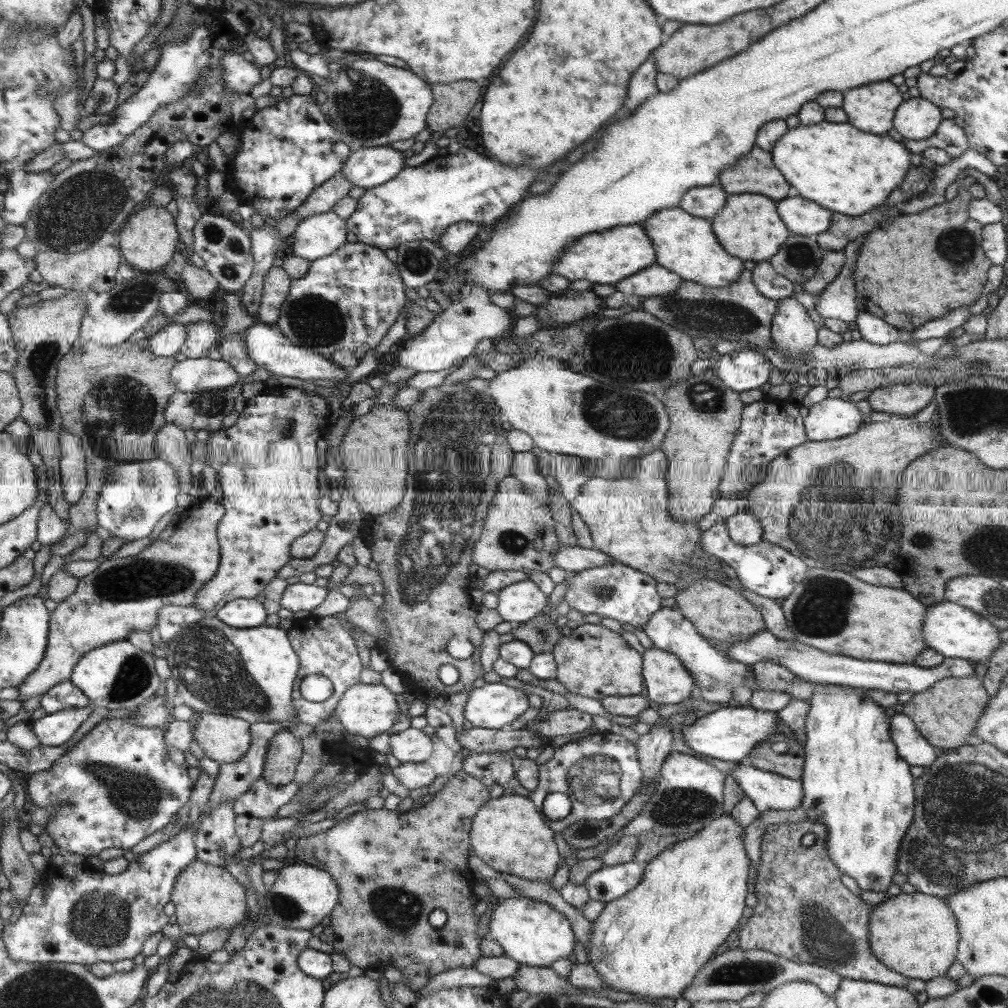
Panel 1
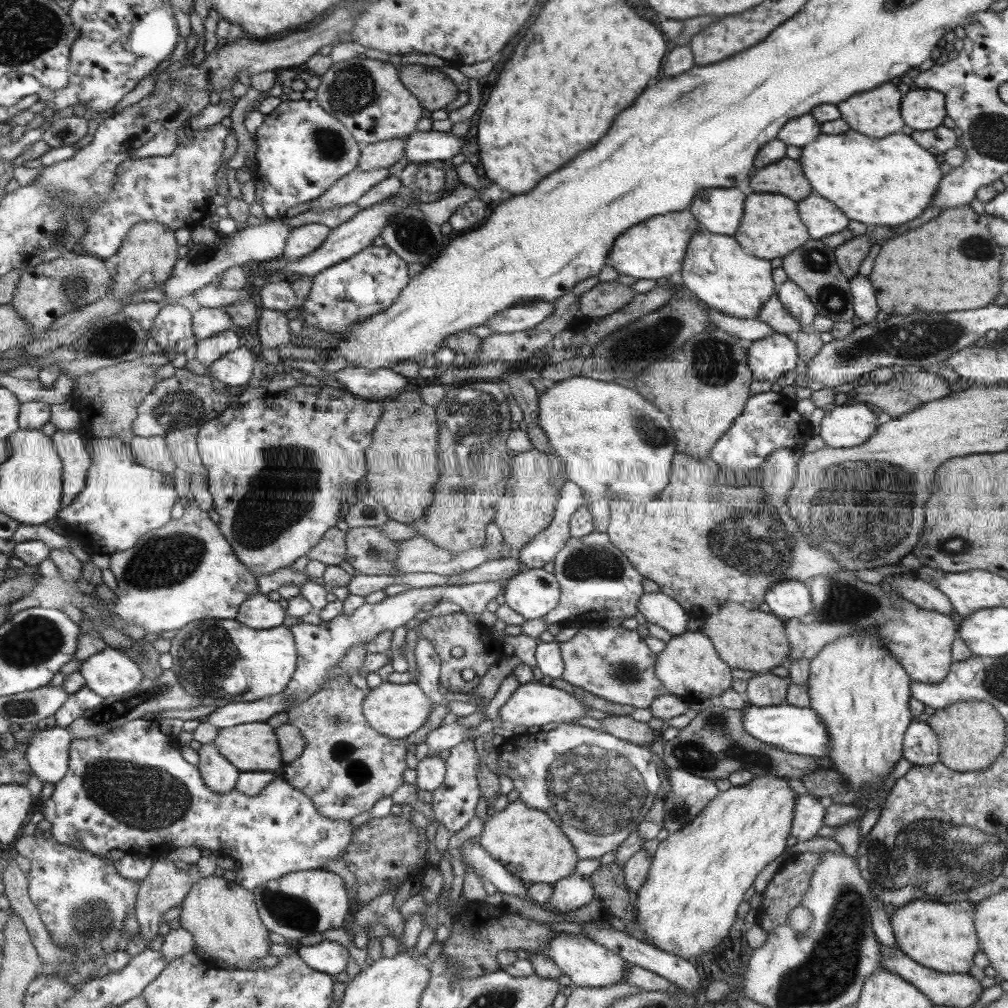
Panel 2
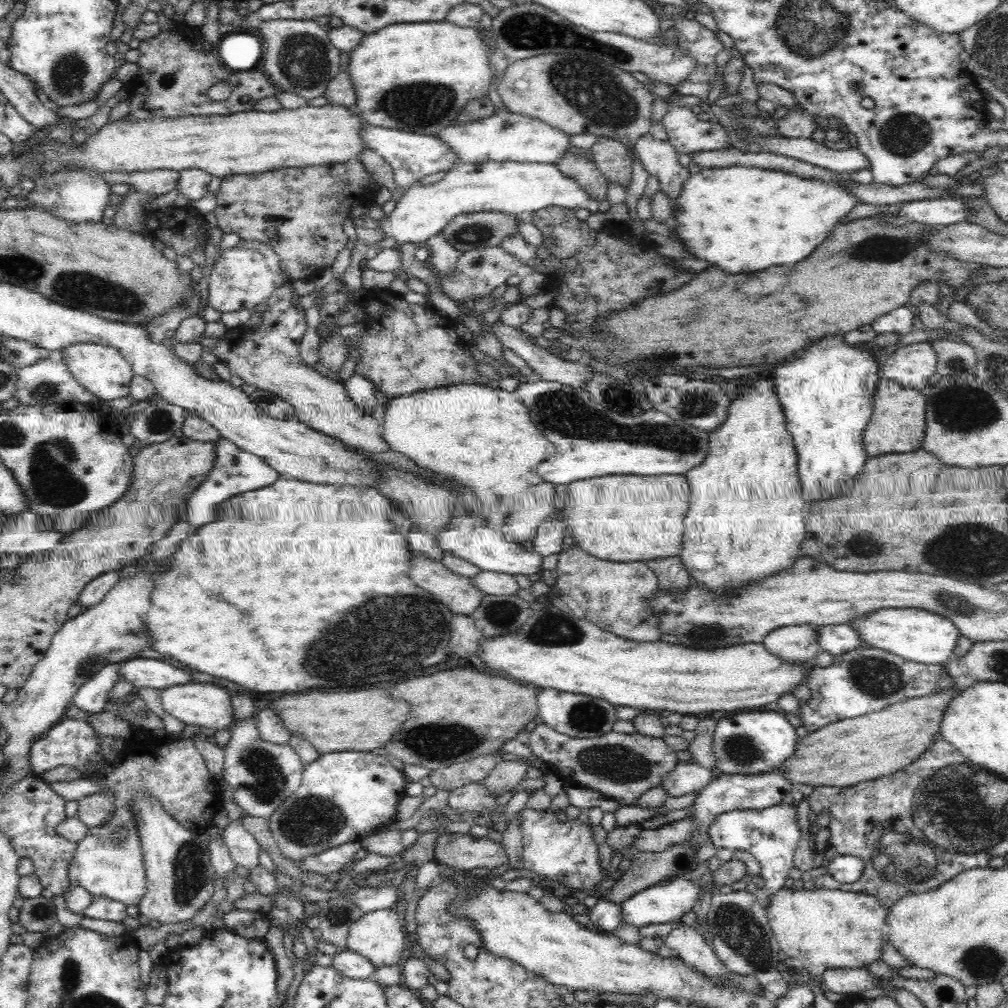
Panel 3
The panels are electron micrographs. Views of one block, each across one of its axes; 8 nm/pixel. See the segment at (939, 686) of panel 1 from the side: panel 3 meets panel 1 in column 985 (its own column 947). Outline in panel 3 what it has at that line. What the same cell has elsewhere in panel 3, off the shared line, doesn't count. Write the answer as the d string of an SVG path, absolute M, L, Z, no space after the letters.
M950 692L950 694L942 694L942 696L918 697L892 704L884 710L870 711L855 719L839 720L827 724L826 727L820 727L818 730L808 733L804 738L798 738L795 754L786 763L776 767L775 772L782 773L791 786L845 787L900 771L908 764L912 764L914 760L919 759L927 748L932 746L934 738L938 736L943 712L946 711L944 702L951 703L955 696L954 692Z

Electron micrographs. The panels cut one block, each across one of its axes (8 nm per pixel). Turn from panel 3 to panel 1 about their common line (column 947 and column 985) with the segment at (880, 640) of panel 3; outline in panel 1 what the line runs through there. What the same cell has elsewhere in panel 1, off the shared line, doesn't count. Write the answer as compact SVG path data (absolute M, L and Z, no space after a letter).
M945 600L933 606L925 605L925 610L923 638L926 648L931 648L934 652L941 654L944 659L967 660L971 664L984 667L1002 643L999 636L1001 631L995 625L963 605Z

